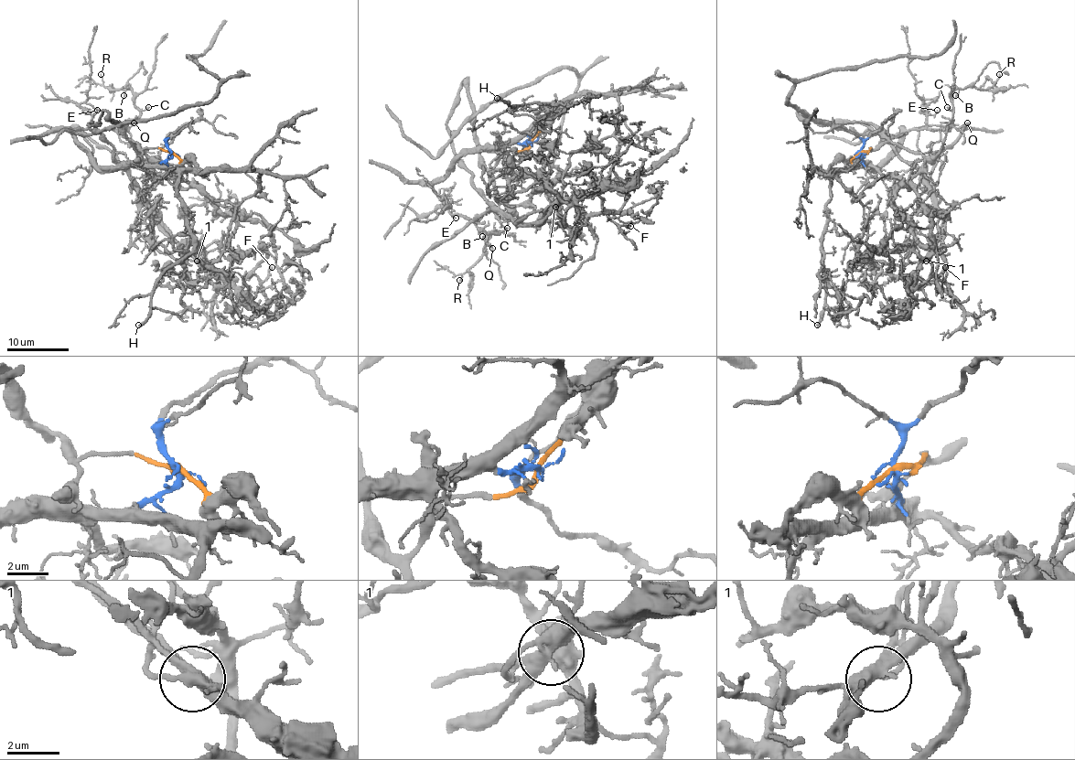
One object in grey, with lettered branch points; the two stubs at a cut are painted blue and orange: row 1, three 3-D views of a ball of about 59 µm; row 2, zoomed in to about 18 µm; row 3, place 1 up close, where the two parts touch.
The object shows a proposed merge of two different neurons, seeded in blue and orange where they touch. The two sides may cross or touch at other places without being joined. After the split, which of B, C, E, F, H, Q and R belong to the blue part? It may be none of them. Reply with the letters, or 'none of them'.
B, C, E, H, Q, R

